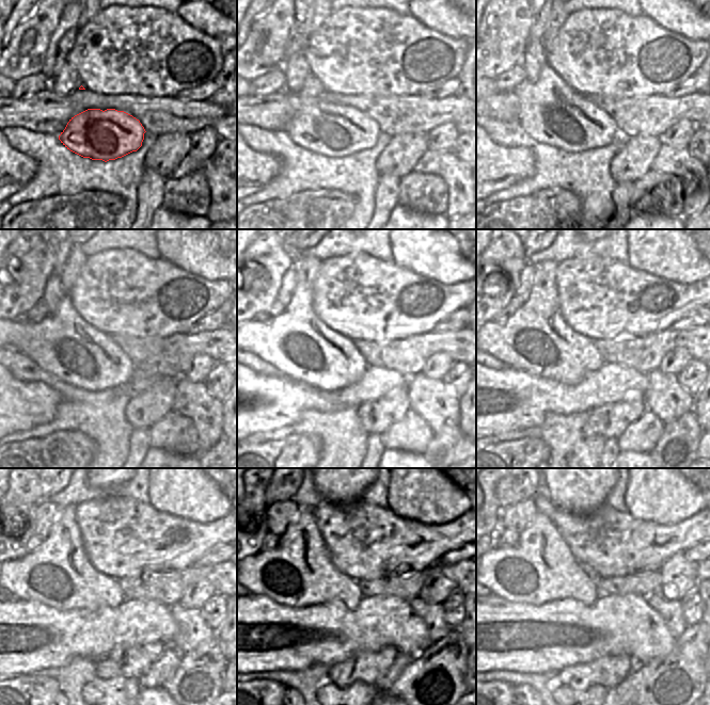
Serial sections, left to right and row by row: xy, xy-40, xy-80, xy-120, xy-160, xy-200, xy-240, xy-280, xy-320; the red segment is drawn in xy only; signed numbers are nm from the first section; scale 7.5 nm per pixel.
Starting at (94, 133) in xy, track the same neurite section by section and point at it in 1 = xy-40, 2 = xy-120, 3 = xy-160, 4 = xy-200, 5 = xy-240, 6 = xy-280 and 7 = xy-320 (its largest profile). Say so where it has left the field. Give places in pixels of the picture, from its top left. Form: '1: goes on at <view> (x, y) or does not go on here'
1: goes on at xy-40 (333, 130)
2: goes on at xy-120 (62, 345)
3: goes on at xy-160 (304, 349)
4: goes on at xy-200 (536, 339)
5: goes on at xy-240 (58, 574)
6: goes on at xy-280 (298, 573)
7: goes on at xy-320 (539, 569)

